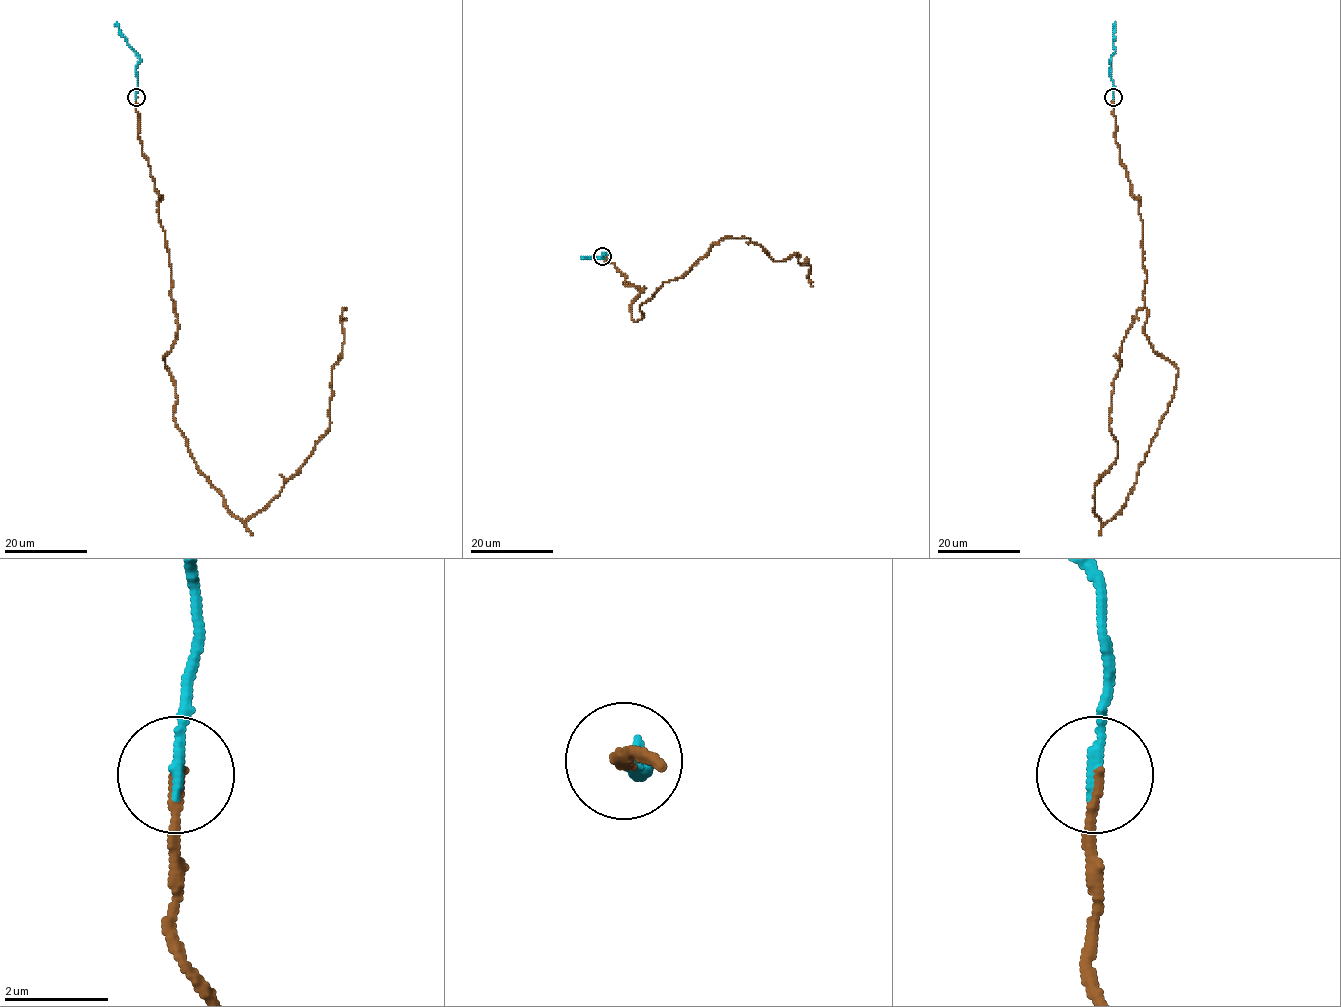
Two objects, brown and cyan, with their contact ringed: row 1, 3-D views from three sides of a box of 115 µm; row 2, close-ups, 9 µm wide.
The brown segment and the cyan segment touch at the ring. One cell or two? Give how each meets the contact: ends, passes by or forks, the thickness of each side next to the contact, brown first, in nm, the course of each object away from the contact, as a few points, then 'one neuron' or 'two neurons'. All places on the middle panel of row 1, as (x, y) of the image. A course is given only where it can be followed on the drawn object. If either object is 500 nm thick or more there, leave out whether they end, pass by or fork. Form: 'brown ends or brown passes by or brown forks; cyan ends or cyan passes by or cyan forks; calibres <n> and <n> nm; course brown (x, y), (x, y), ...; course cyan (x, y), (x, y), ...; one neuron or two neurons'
brown ends; cyan ends; calibres 200 and 220 nm; course brown (602, 256), (643, 287), (635, 321), (725, 236), (774, 261), (796, 253), (812, 286); course cyan (602, 256), (606, 255), (602, 258), (581, 256); one neuron

